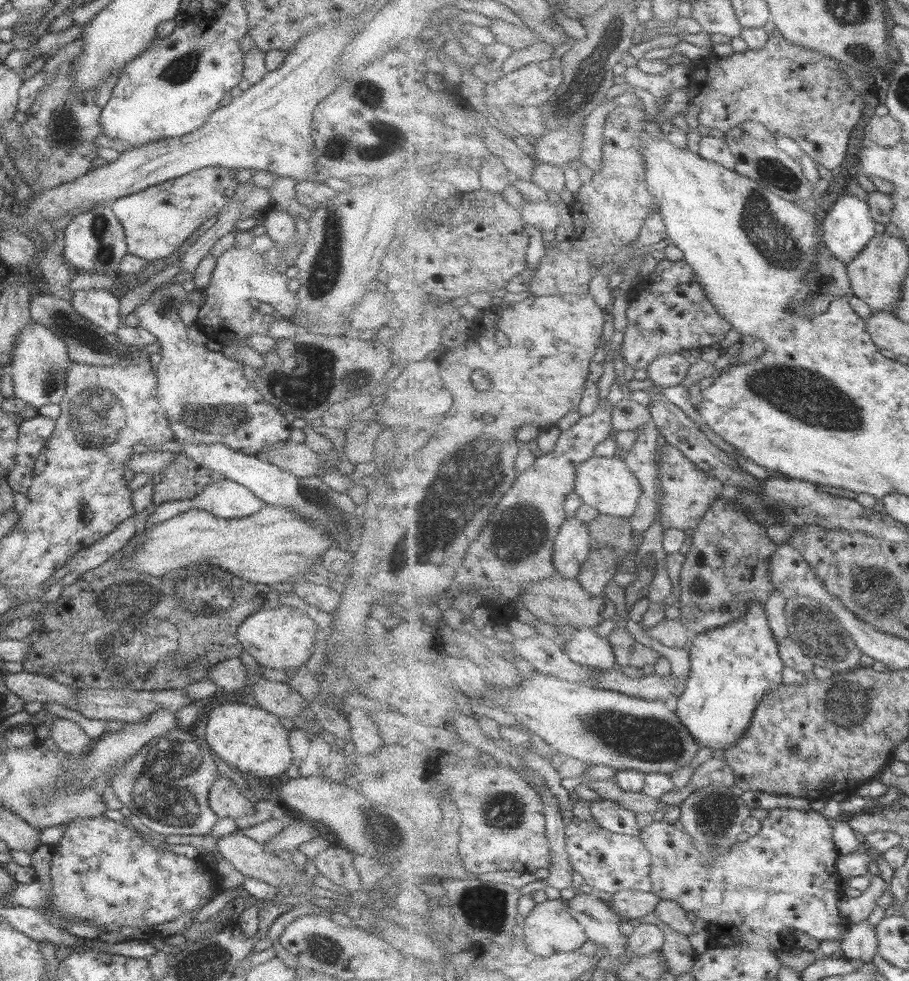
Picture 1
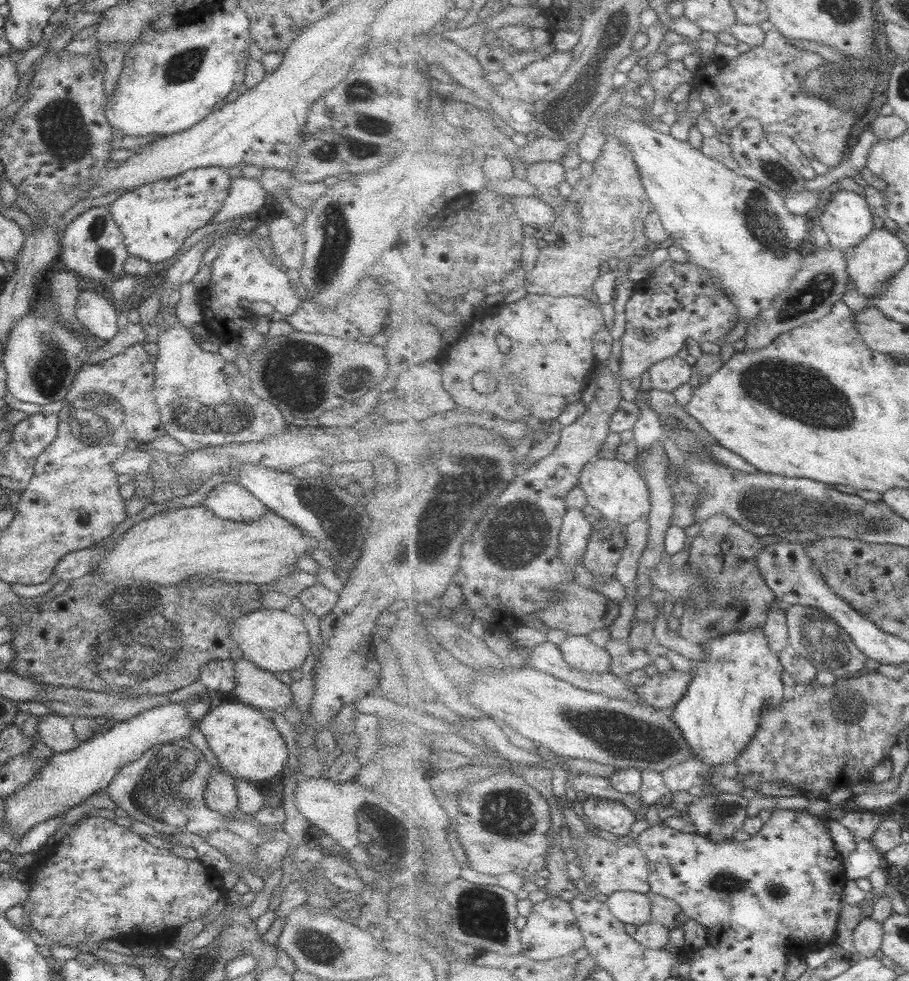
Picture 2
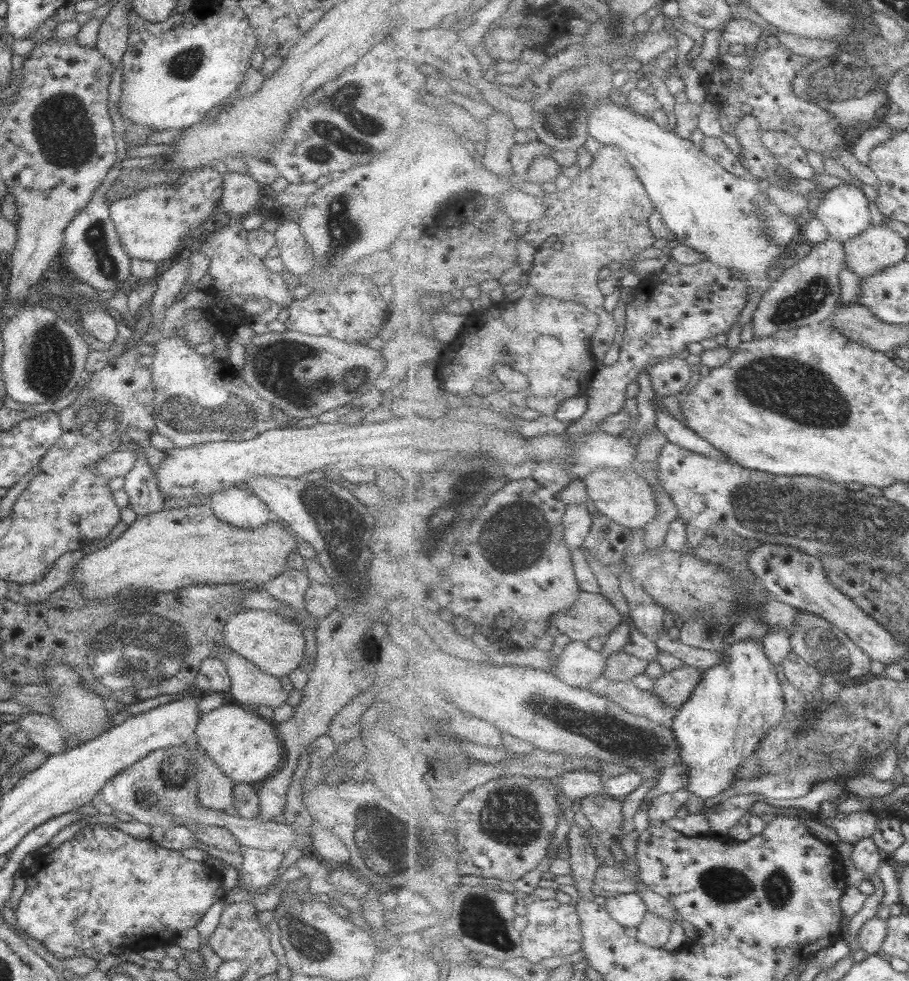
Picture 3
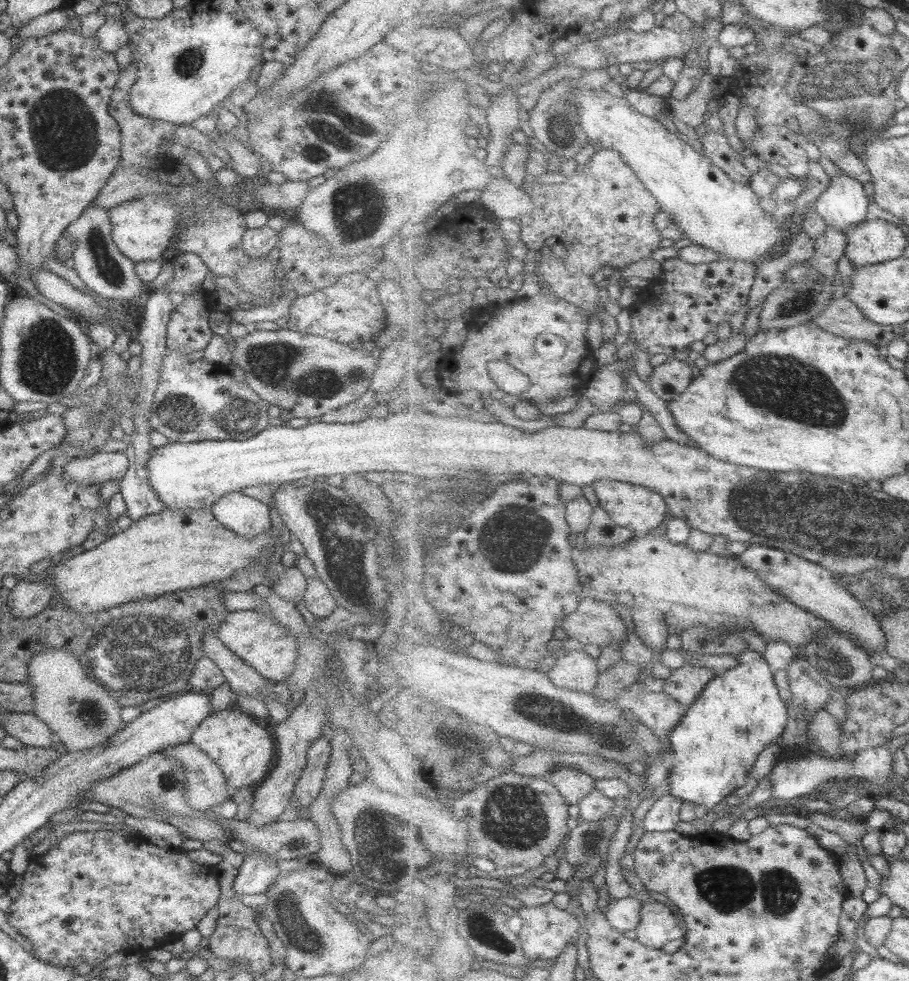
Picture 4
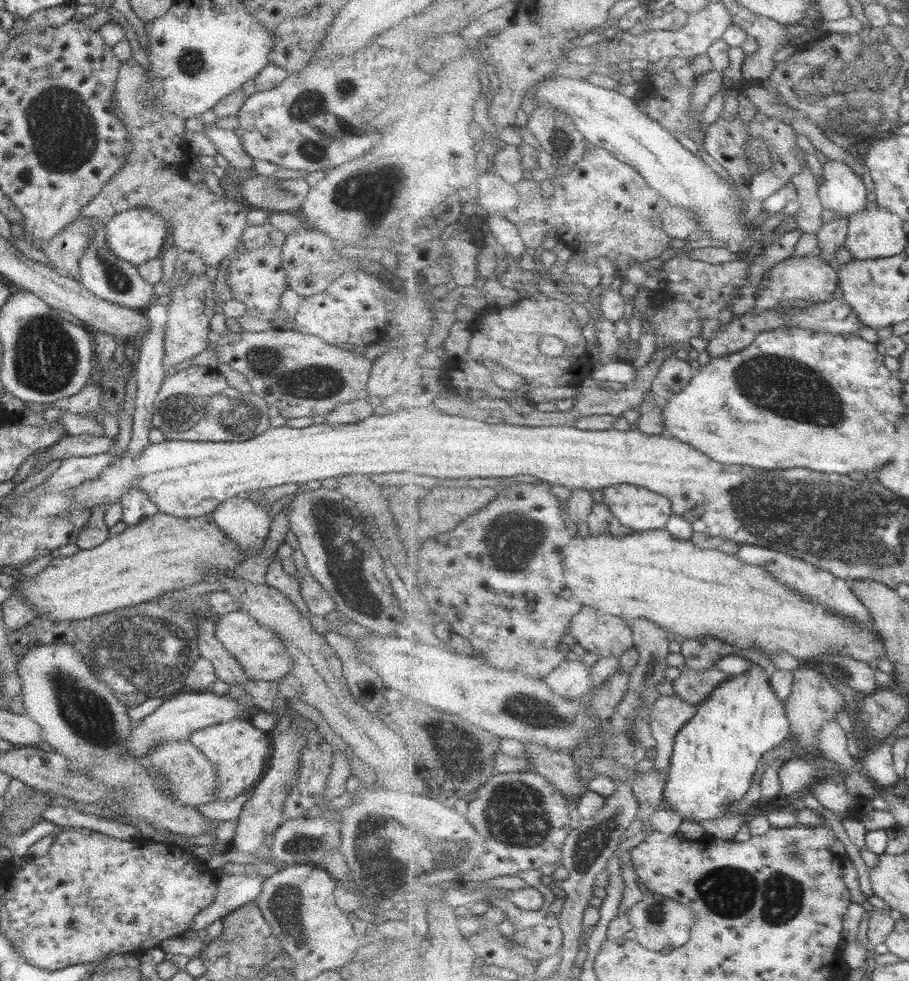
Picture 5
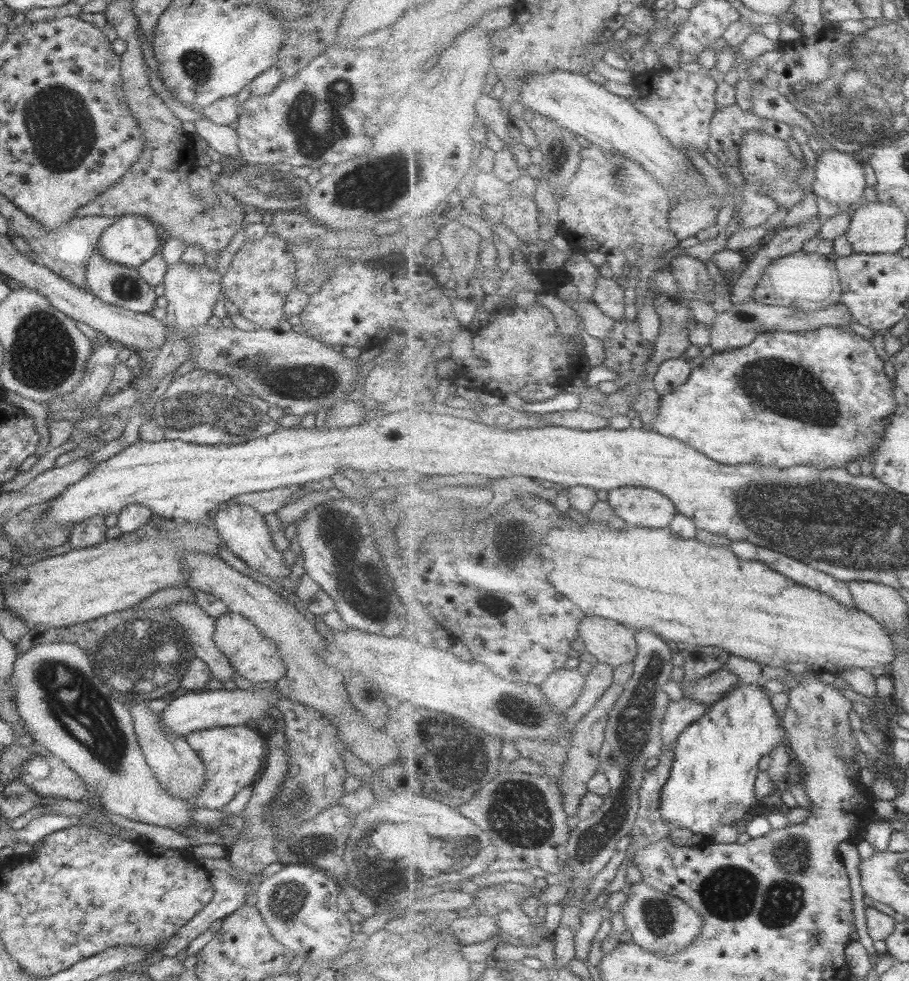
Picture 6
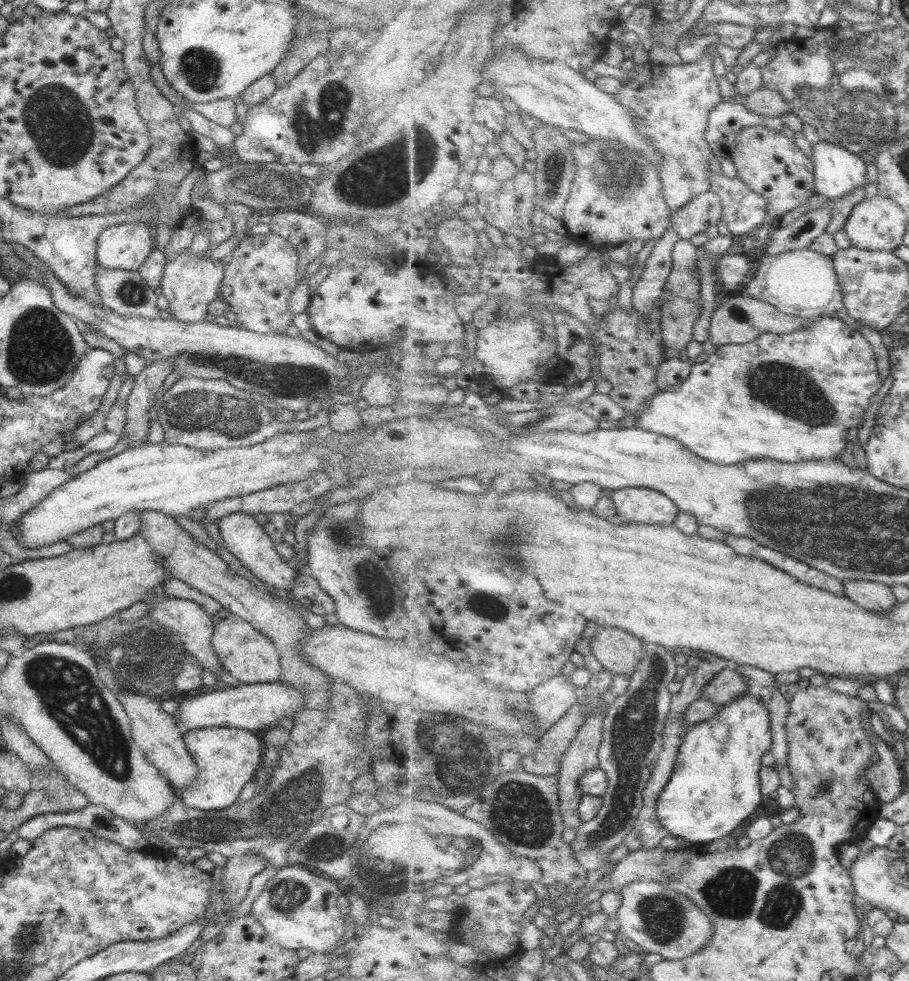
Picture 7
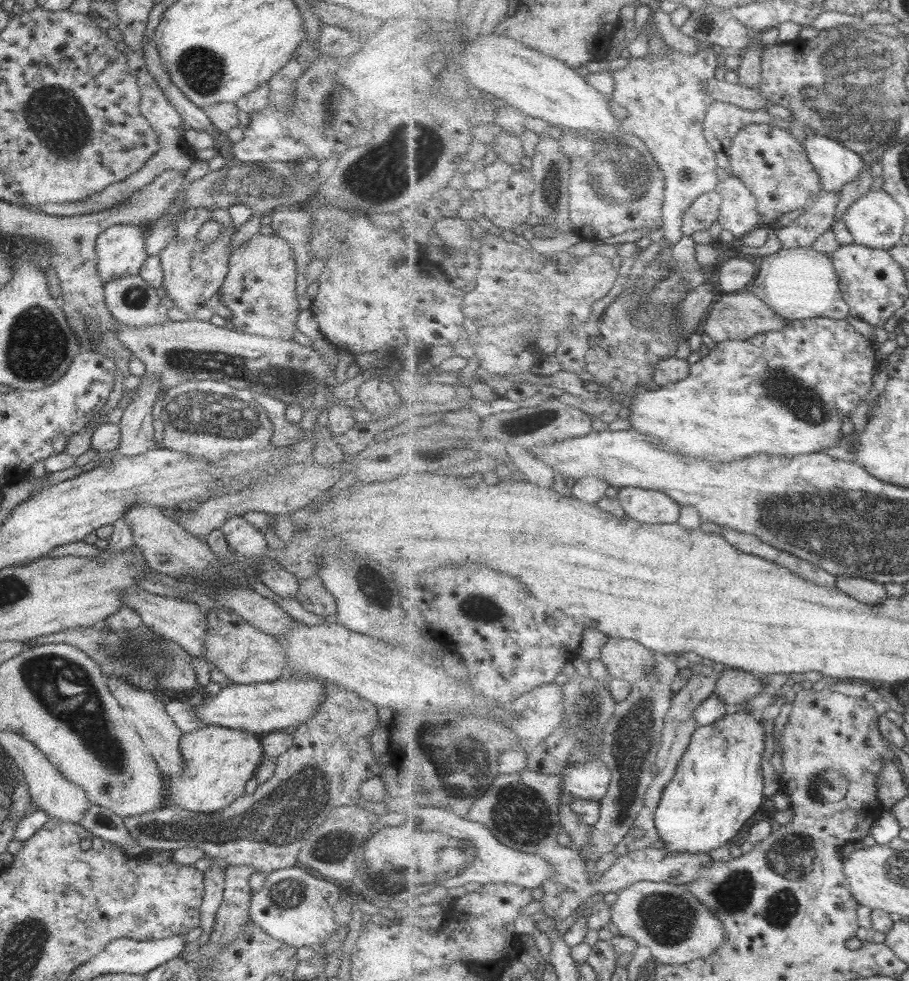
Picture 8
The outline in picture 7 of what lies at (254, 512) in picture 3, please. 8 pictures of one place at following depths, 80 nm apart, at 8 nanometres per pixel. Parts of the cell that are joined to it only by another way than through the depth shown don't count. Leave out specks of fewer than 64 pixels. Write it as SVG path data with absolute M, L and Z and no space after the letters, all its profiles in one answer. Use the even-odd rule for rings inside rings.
M236 512L235 514L229 514L229 516L223 516L216 524L219 527L219 535L221 536L219 543L233 554L255 578L258 578L266 586L272 586L277 590L287 590L292 586L297 572L275 552L273 543L263 532L261 526L257 525L253 515Z

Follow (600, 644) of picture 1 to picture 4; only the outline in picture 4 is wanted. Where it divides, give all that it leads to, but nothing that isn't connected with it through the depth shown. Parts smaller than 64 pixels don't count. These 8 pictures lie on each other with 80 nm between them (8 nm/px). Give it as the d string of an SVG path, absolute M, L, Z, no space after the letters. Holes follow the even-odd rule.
M582 649L558 655L553 668L547 672L553 684L561 688L592 693L600 677L598 659L588 656Z

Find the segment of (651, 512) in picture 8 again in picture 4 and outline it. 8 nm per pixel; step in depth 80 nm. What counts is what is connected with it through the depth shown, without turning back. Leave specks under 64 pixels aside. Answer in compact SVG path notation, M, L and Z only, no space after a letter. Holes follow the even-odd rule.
M601 478L593 484L599 505L611 515L611 520L621 527L631 527L636 537L648 536L653 529L657 529L670 510L665 503L664 497L644 485L631 484L628 481L607 481L607 478Z

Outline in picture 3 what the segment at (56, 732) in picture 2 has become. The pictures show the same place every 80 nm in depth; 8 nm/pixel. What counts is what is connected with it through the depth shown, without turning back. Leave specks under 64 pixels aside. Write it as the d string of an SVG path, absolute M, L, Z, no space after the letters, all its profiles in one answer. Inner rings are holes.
M27 713L11 717L9 720L17 724L16 730L25 732L32 748L37 748L48 755L60 755L67 750L64 747L65 736L61 727L49 714Z

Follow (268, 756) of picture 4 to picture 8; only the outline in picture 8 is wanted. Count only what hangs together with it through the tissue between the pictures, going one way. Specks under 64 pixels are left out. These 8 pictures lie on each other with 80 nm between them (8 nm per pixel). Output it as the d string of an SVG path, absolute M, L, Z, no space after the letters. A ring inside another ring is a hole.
M204 725L197 730L183 733L178 745L179 753L181 753L182 771L173 778L165 778L165 806L174 804L174 806L189 812L211 813L229 806L233 800L244 793L245 782L254 777L256 769L263 761L258 737L251 733L223 728L222 726Z

